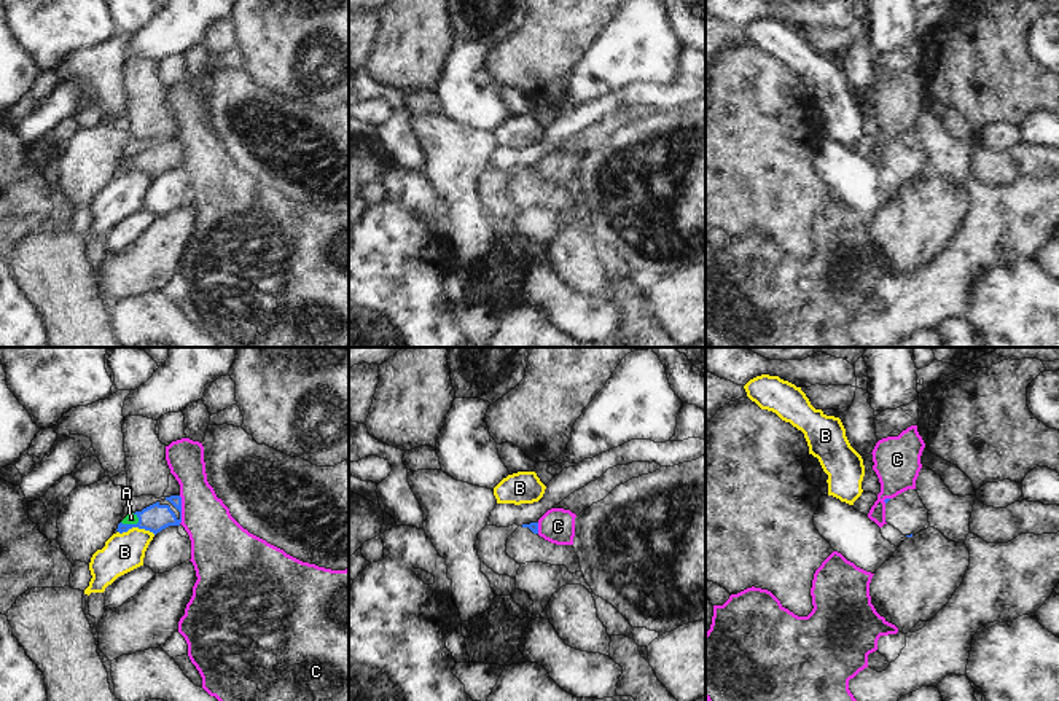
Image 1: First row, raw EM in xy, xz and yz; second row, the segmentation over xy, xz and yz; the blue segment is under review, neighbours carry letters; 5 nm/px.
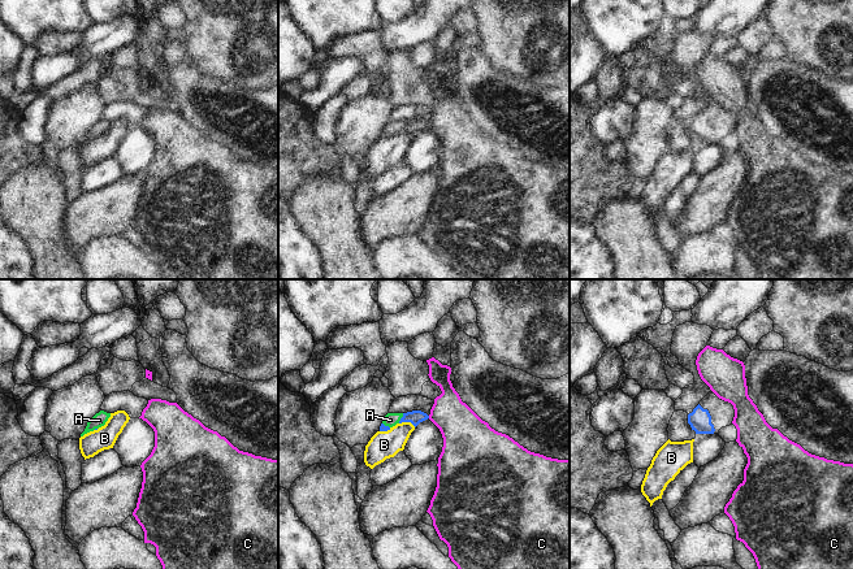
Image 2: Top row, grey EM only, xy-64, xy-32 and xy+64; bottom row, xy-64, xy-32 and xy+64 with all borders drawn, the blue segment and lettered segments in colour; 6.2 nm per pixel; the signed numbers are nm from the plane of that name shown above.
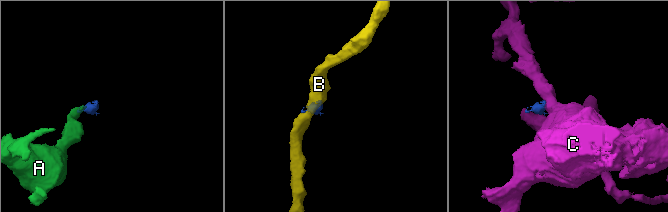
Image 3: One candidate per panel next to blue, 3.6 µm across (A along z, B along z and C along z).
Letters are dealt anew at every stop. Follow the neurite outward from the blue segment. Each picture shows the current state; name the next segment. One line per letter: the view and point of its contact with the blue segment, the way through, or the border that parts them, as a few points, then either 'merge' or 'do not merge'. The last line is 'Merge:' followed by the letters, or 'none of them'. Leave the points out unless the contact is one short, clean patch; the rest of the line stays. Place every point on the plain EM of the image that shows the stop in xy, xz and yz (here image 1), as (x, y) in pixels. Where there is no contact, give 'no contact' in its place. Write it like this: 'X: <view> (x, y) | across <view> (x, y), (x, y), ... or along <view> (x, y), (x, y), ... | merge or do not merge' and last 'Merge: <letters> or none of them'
A: xy (131, 168) | across xy (155, 161), (139, 163), (131, 168), (131, 161) | merge
B: xy (137, 169) | along xy (118, 174), (144, 171), (155, 177) | do not merge
C: xy (180, 153) | along xy (179, 139), (180, 166) | do not merge
Merge: A

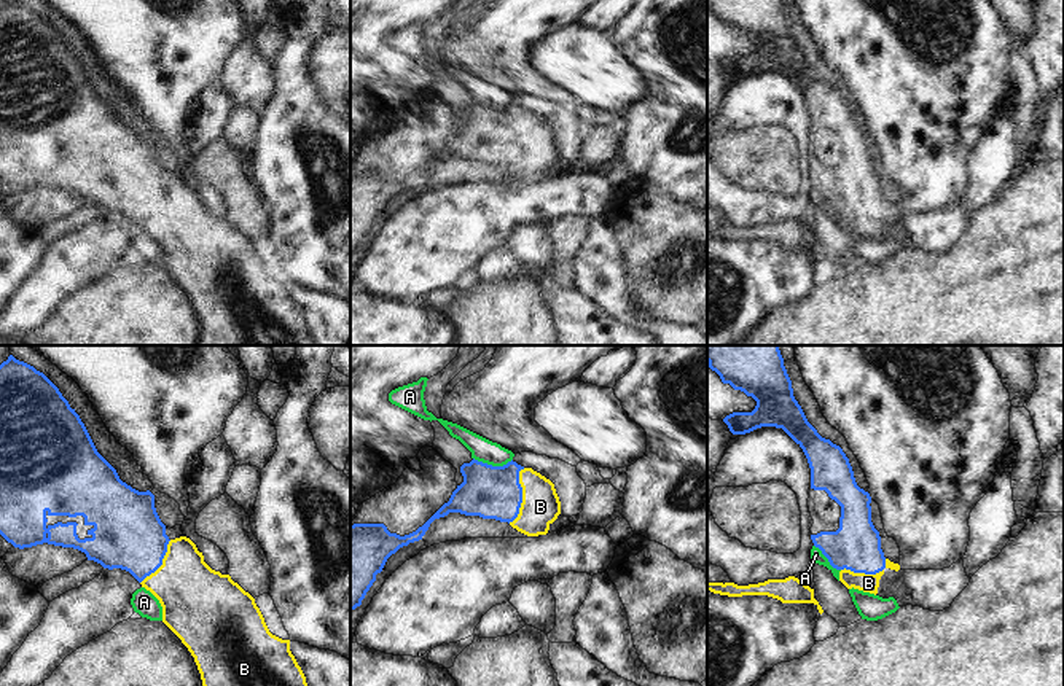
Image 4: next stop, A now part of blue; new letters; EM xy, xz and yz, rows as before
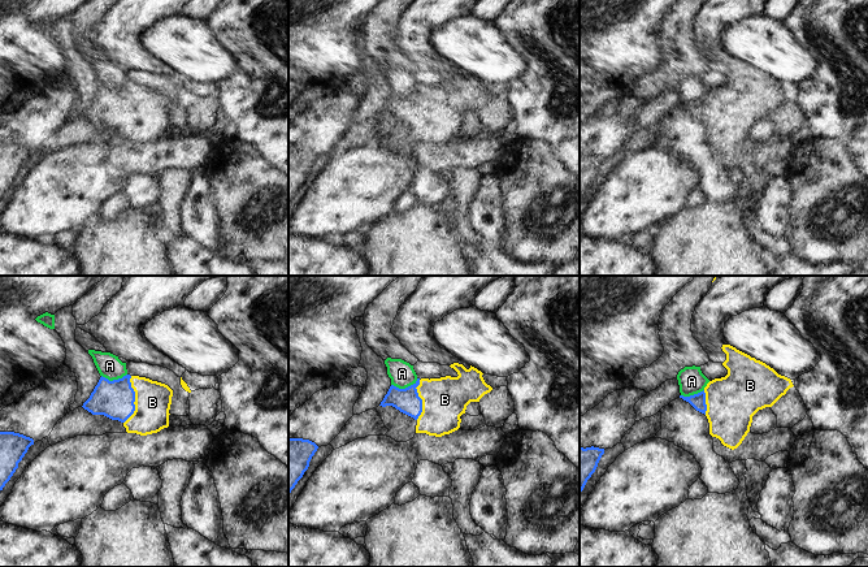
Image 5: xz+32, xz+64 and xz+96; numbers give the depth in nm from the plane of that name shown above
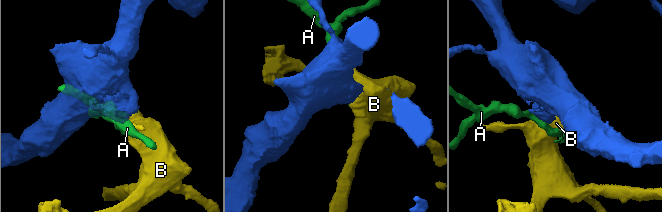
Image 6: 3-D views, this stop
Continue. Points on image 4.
A: xz (491, 109) | along xz (473, 101), (492, 109), (505, 109), (512, 104) | do not merge
B: xz (521, 139) | across xz (491, 136), (521, 139), (529, 147), (540, 150) | merge
Merge: B

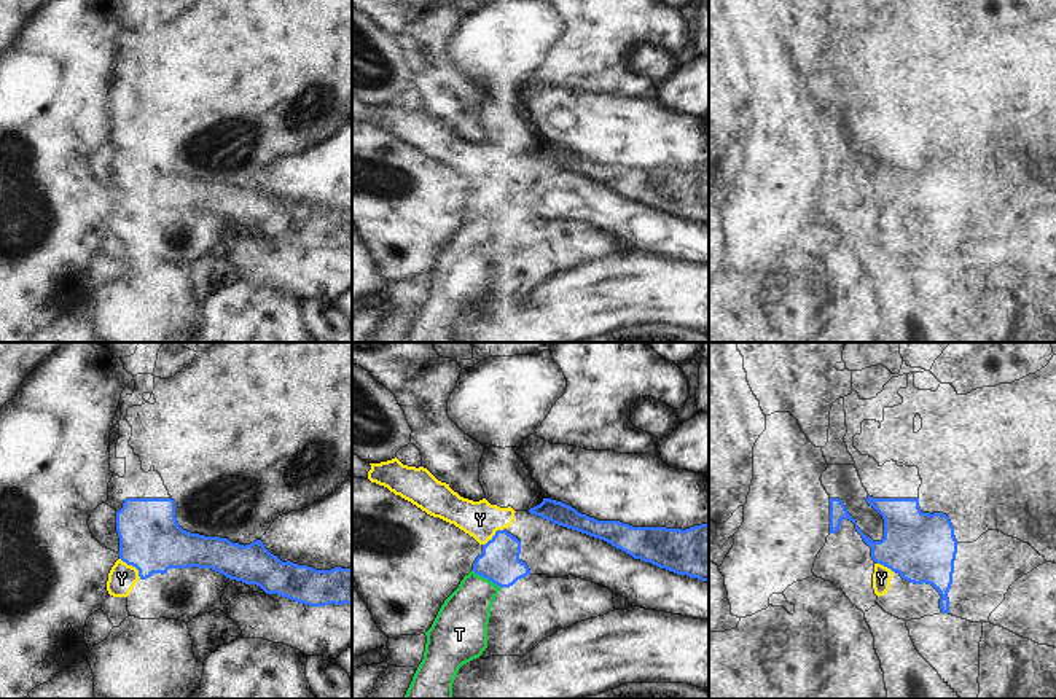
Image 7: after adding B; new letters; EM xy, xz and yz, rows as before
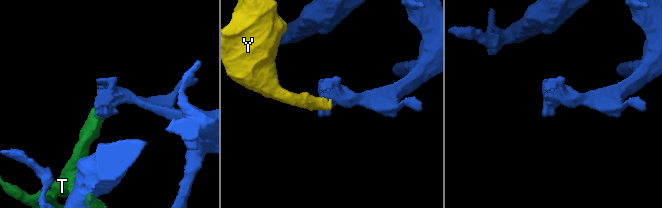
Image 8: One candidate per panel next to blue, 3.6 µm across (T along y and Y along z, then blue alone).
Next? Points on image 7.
T: xz (486, 220) | do not merge
Y: xy (132, 209) | do not merge
Merge: none of them

